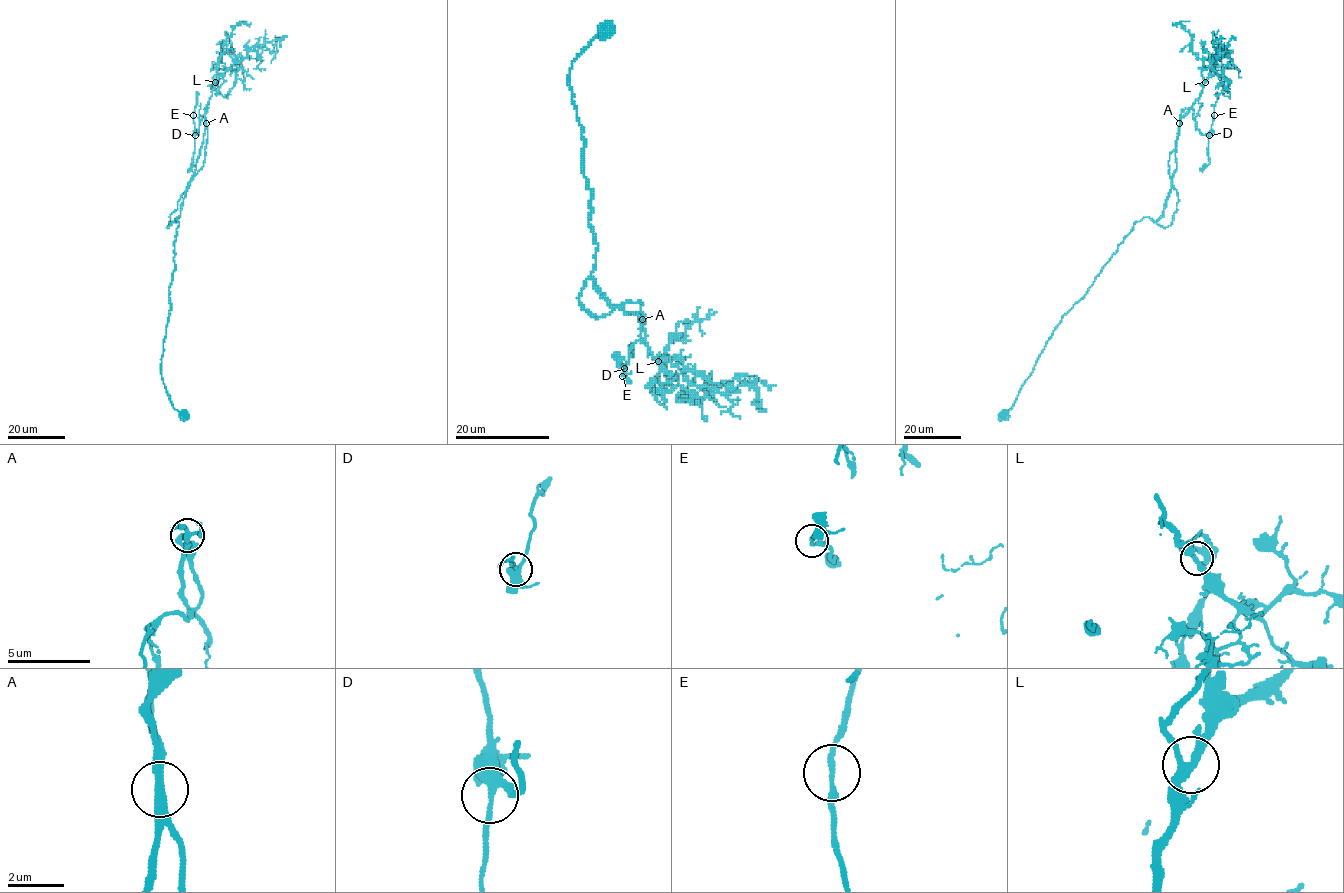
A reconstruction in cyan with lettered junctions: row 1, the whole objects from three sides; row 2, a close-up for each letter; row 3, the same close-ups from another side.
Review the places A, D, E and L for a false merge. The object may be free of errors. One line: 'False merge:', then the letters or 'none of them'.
False merge: none of them

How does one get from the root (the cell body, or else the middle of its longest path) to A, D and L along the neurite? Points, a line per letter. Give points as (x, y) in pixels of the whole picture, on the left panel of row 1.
A: (183, 416), (170, 400), (160, 365), (175, 268), (177, 216), (174, 220), (196, 168), (206, 123)
D: (183, 416), (170, 400), (160, 365), (175, 268), (177, 216), (174, 220), (196, 168), (205, 108), (195, 135)
L: (183, 416), (174, 408), (160, 372), (175, 268), (177, 216), (174, 220), (196, 168), (205, 107), (215, 82)

